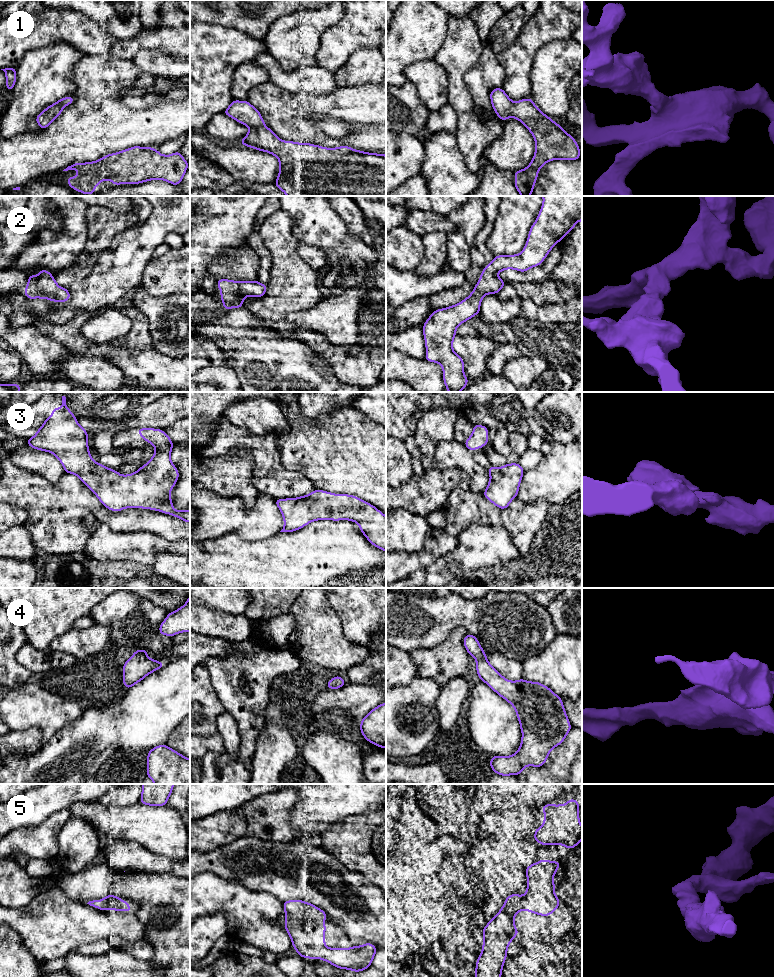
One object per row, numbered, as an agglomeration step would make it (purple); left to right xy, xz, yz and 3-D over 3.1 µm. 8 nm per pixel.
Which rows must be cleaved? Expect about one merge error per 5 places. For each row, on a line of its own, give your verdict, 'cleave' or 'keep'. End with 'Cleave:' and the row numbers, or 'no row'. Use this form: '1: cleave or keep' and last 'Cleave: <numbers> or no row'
1: keep
2: keep
3: keep
4: keep
5: keep
Cleave: no row

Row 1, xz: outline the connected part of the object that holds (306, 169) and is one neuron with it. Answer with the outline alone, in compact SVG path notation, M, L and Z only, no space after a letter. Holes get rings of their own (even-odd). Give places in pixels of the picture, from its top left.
M233 100L223 113L249 127L248 134L239 144L268 152L278 158L280 168L274 184L287 196L386 196L386 155L363 152L349 146L325 148L309 143L283 141L265 126L260 112L249 101Z

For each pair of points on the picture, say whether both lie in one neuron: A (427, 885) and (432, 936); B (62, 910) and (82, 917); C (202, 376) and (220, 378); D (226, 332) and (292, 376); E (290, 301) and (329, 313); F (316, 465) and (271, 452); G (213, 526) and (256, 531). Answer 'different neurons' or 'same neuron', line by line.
A: different neurons
B: same neuron
C: same neuron
D: same neuron
E: different neurons
F: different neurons
G: same neuron

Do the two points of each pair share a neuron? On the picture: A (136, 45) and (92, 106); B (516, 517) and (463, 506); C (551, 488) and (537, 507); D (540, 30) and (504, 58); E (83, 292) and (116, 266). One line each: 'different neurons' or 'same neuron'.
A: different neurons
B: same neuron
C: different neurons
D: same neuron
E: same neuron

